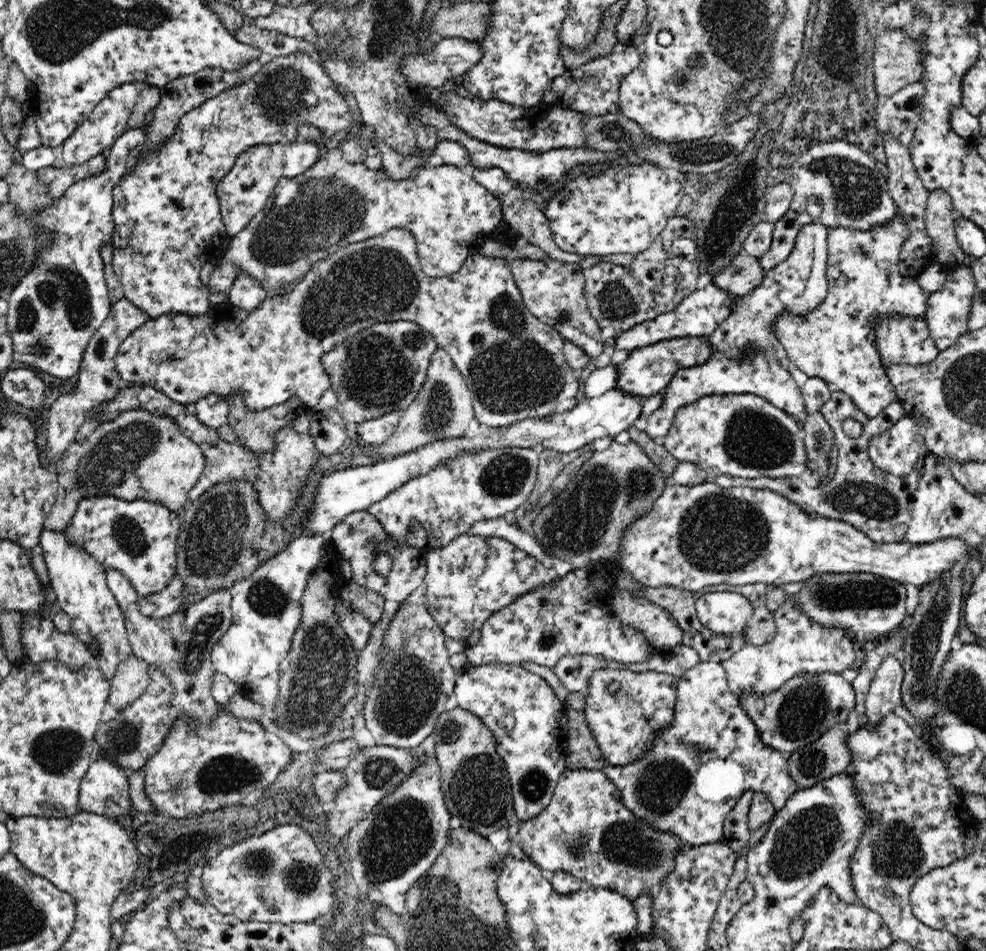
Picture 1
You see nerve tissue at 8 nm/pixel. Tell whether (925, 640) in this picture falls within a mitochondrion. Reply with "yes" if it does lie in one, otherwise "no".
yes

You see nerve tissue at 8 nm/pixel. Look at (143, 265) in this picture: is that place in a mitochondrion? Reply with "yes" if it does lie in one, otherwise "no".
no

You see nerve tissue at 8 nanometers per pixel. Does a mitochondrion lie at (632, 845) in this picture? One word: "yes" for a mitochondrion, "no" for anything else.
yes

